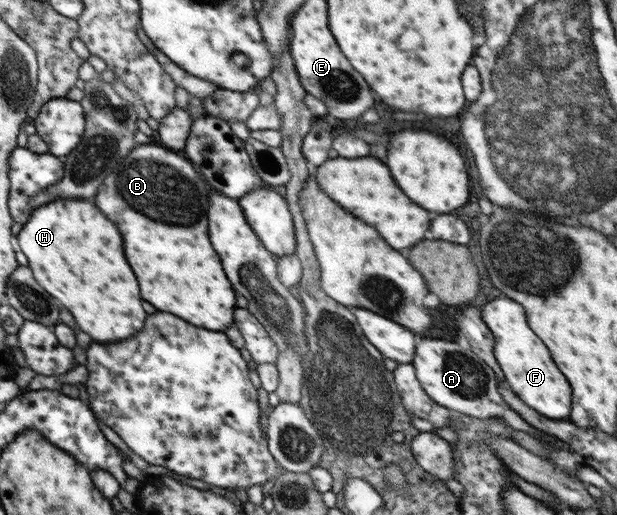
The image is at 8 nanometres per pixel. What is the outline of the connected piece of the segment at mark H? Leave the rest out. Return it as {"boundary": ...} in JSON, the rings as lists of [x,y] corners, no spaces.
{"boundary":[[[64,198],[54,203],[41,205],[32,211],[32,215],[18,233],[18,245],[28,261],[36,281],[76,317],[76,323],[82,331],[90,333],[94,341],[114,343],[124,341],[126,337],[142,329],[146,311],[142,309],[138,281],[126,261],[122,235],[118,227],[86,198]]]}

